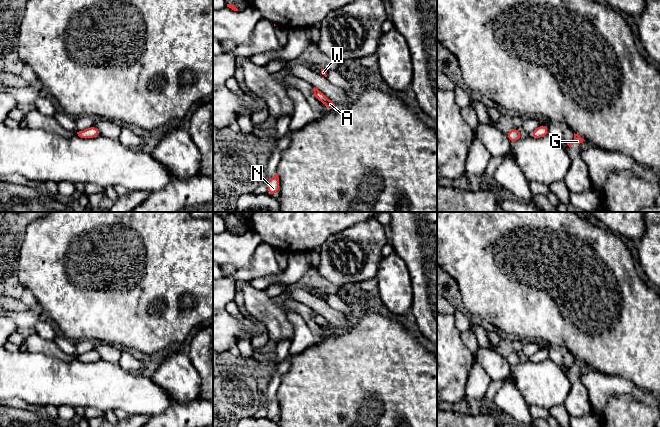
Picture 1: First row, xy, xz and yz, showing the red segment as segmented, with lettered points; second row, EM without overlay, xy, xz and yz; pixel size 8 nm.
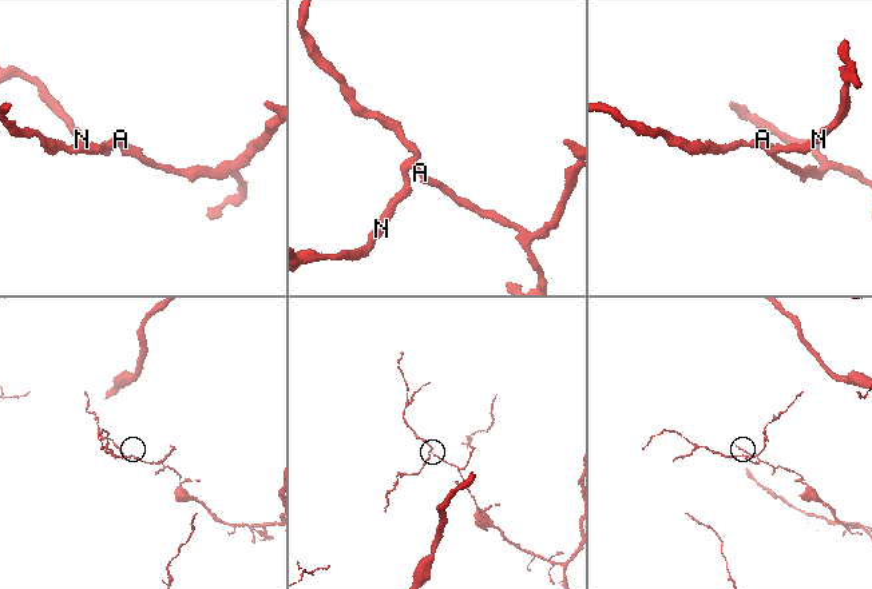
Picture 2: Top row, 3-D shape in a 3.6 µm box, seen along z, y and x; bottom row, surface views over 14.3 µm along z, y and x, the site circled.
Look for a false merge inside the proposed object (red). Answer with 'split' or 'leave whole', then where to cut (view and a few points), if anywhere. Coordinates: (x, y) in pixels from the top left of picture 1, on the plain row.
leave whole; no cut

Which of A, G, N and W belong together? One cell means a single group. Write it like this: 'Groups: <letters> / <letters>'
Groups: A G N W

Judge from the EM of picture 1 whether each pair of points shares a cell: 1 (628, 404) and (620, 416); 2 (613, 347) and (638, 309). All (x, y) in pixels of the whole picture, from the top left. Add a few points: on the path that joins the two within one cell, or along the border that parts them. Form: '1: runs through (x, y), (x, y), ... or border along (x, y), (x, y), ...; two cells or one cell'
1: runs through (625, 407), (623, 413); one cell
2: runs through (616, 338), (619, 328), (629, 318); one cell

